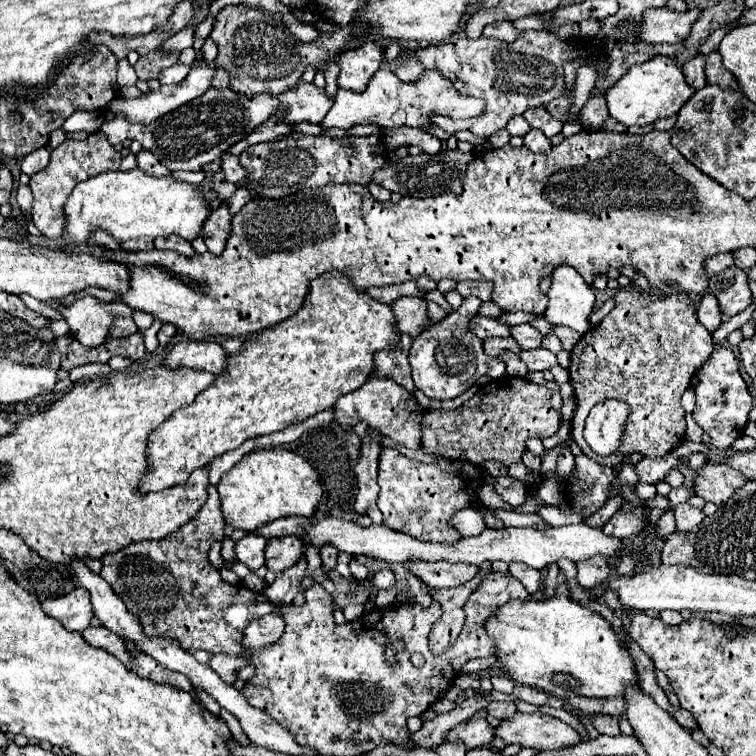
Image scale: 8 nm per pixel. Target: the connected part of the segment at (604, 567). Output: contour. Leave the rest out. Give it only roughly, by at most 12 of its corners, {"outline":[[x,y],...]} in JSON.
{"outline":[[603,556],[579,560],[577,582],[597,588],[611,576]]}

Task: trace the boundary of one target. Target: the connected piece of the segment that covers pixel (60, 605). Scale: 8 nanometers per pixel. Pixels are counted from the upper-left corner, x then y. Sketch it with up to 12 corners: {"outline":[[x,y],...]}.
{"outline":[[85,588],[43,600],[47,616],[83,632],[93,618]]}

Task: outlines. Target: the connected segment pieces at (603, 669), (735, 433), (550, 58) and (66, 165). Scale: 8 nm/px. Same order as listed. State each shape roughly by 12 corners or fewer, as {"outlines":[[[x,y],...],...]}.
{"outlines":[[[567,596],[487,620],[501,668],[559,698],[639,688],[623,636]],[[715,346],[699,368],[695,422],[727,450],[753,396],[735,354]],[[547,30],[515,42],[457,38],[403,50],[457,92],[485,100],[471,120],[481,138],[563,94],[575,52]],[[101,132],[65,140],[29,180],[33,224],[57,240],[75,184],[119,170]]]}

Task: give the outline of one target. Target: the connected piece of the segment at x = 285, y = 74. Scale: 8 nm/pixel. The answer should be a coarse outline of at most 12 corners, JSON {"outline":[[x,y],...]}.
{"outline":[[225,6],[209,38],[243,96],[287,92],[351,40],[297,40],[261,8]]}

